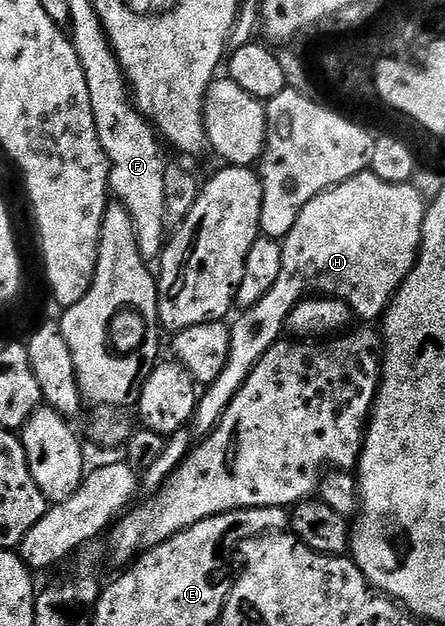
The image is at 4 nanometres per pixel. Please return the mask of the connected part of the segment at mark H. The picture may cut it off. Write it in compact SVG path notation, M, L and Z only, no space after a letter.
M365 170L360 175L315 196L304 207L302 214L298 214L294 230L290 230L290 234L282 241L284 249L280 252L280 269L276 272L272 289L253 308L246 309L236 321L231 321L230 358L226 358L222 374L218 374L214 383L207 385L197 399L196 412L192 415L190 425L192 432L203 438L216 429L216 424L222 414L226 414L234 394L242 390L256 363L264 357L266 350L270 350L281 339L290 310L294 310L296 304L301 304L309 298L331 298L347 304L364 322L379 321L388 311L388 304L416 264L416 258L420 254L420 230L424 227L425 211L426 201L411 183L382 182L382 178L375 176L371 170Z

